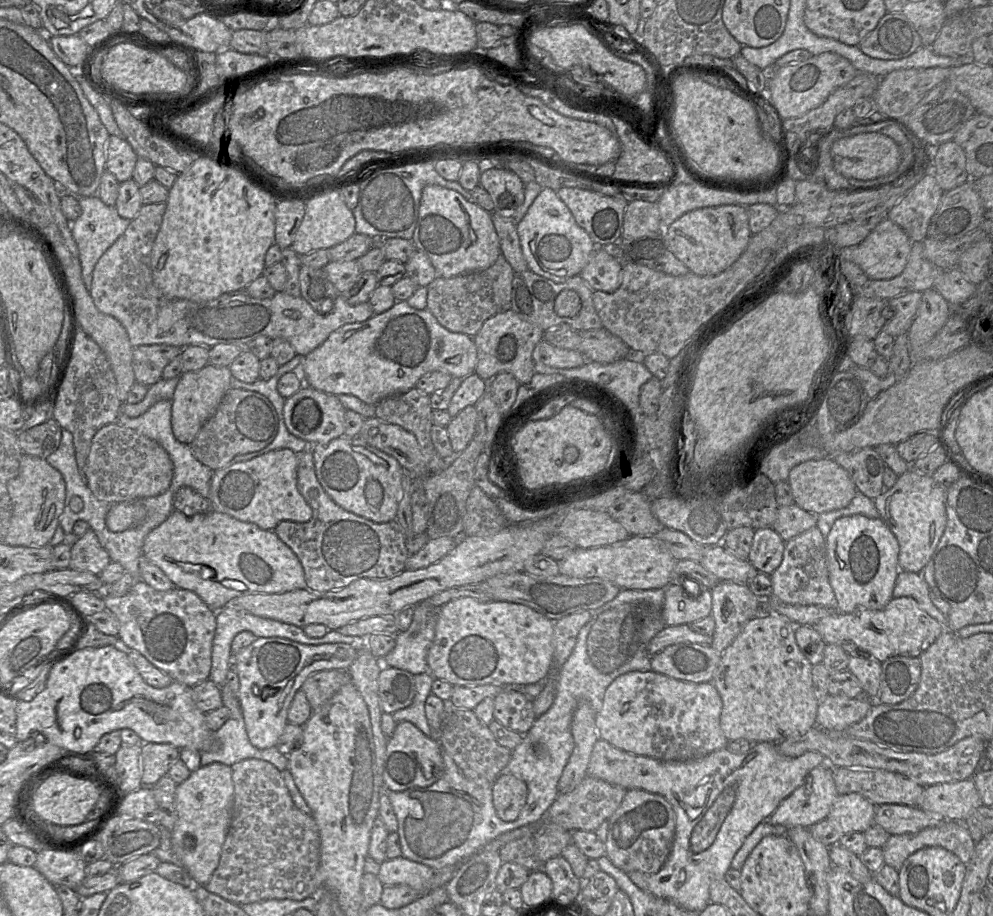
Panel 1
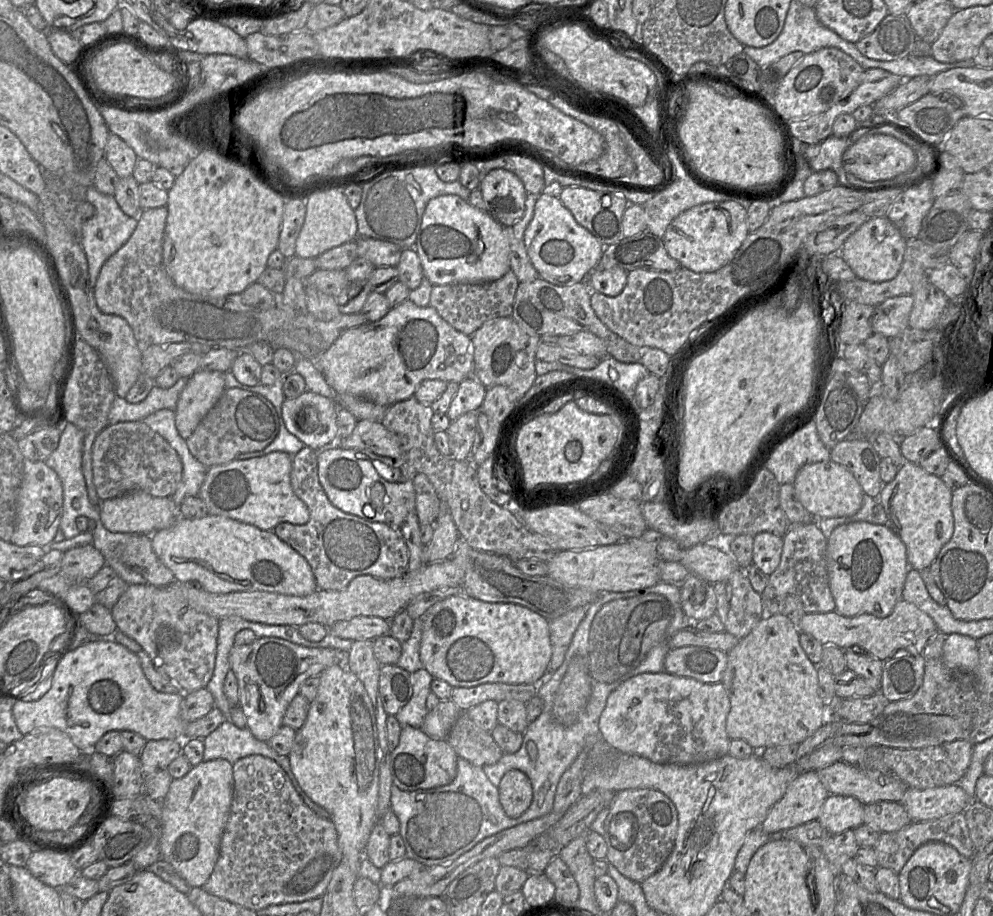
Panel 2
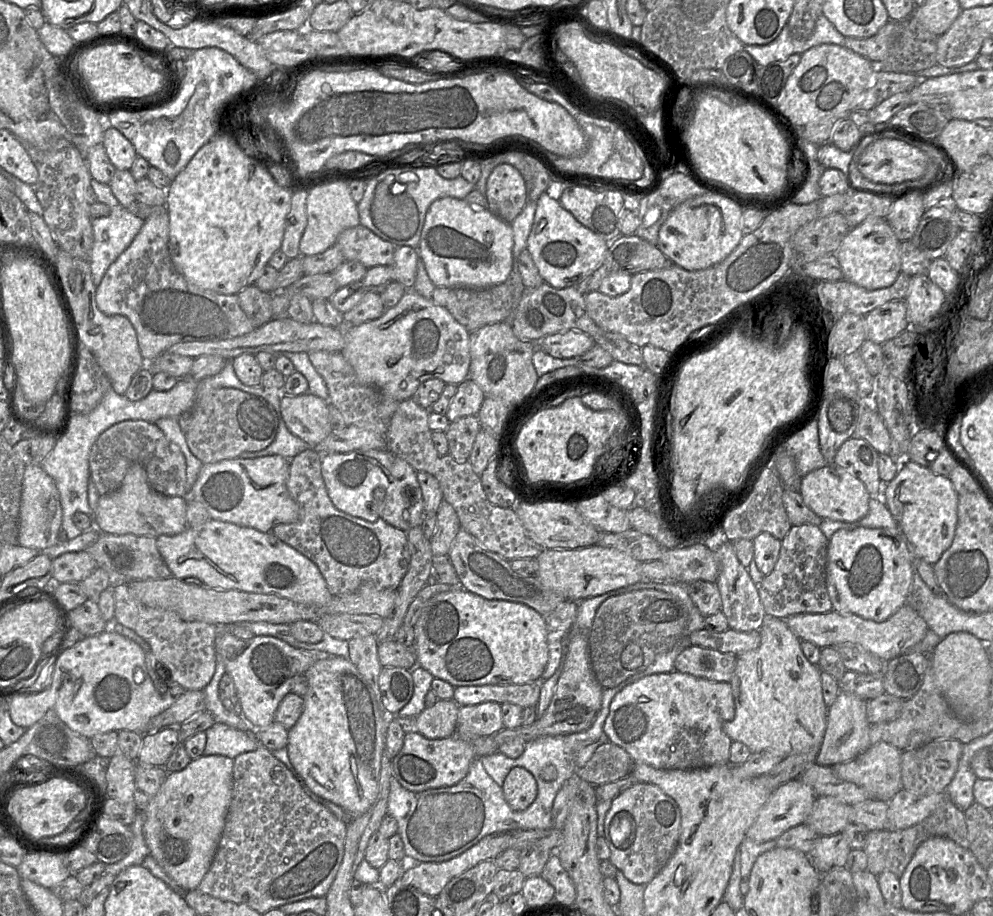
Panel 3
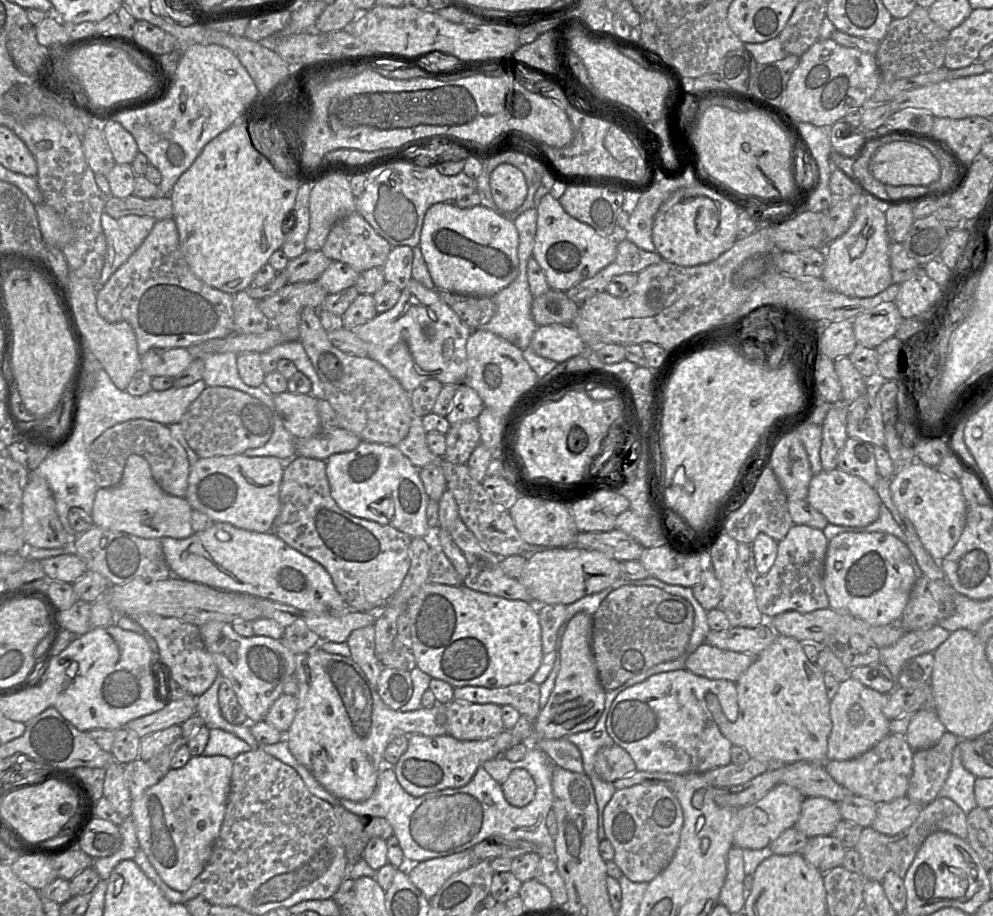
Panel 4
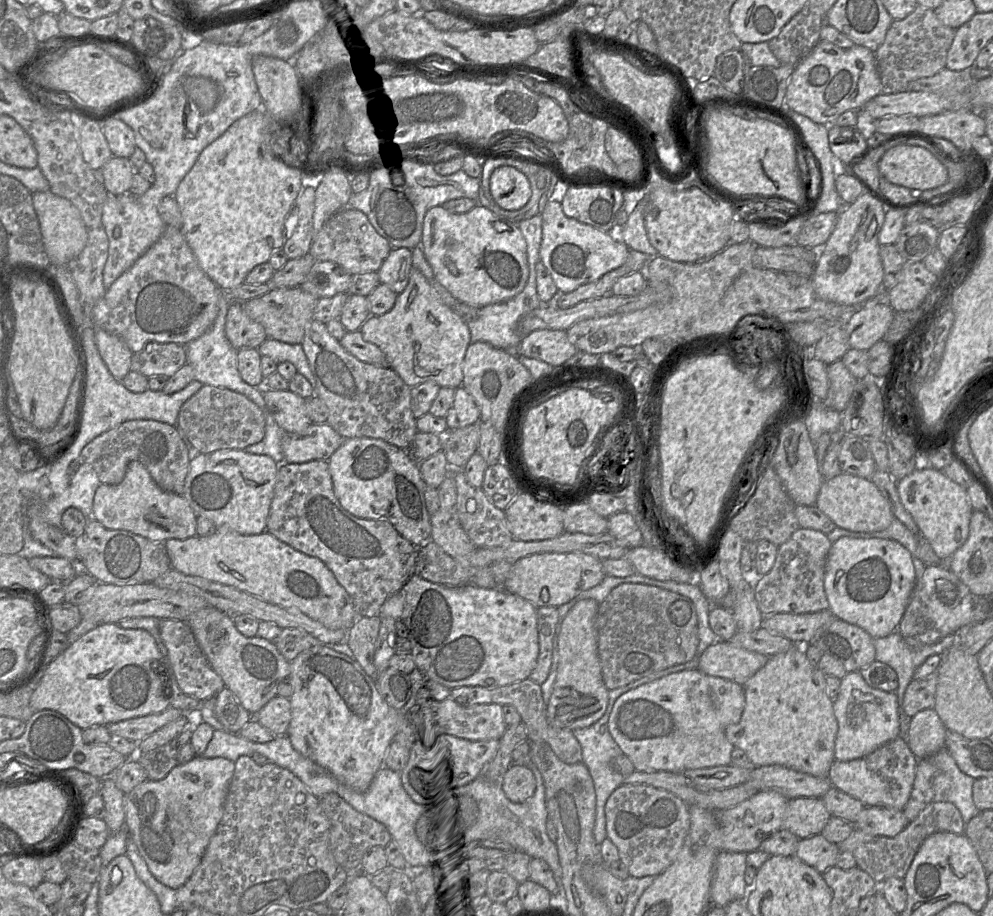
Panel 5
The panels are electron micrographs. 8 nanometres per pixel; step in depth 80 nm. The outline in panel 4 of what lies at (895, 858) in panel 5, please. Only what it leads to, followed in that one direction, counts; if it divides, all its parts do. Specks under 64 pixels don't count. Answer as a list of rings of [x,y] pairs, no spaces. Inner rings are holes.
[[[939,795],[932,802],[923,806],[918,818],[909,828],[896,835],[882,834],[872,827],[863,828],[860,838],[854,847],[863,861],[861,874],[866,879],[881,882],[885,874],[888,871],[892,871],[903,879],[917,851],[930,834],[937,831],[945,831],[966,840],[966,815],[954,801]]]

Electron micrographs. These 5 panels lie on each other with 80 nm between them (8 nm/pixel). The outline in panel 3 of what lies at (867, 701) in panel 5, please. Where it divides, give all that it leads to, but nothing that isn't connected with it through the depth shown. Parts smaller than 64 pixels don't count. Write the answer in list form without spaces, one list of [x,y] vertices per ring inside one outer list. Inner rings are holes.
[[[840,691],[833,704],[828,708],[827,728],[815,763],[833,767],[836,764],[852,760],[871,746],[870,727],[871,724],[867,719],[867,700]]]

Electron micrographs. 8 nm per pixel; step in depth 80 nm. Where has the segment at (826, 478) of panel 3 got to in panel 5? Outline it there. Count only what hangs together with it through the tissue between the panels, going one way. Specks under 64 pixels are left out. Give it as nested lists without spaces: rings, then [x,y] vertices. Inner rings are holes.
[[[841,473],[824,480],[815,506],[842,529],[852,532],[876,532],[886,529],[894,519],[889,502],[870,479]]]

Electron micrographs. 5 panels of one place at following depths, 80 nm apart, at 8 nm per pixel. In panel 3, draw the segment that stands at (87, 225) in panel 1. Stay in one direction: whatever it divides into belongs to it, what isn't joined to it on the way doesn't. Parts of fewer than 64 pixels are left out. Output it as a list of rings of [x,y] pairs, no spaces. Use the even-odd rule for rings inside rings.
[[[92,179],[91,187],[95,193],[97,202],[109,206],[111,210],[109,216],[92,219],[91,223],[94,241],[90,255],[90,268],[93,284],[97,288],[107,269],[130,246],[141,230],[145,220],[133,215],[124,208],[112,193],[109,184],[102,184]]]

